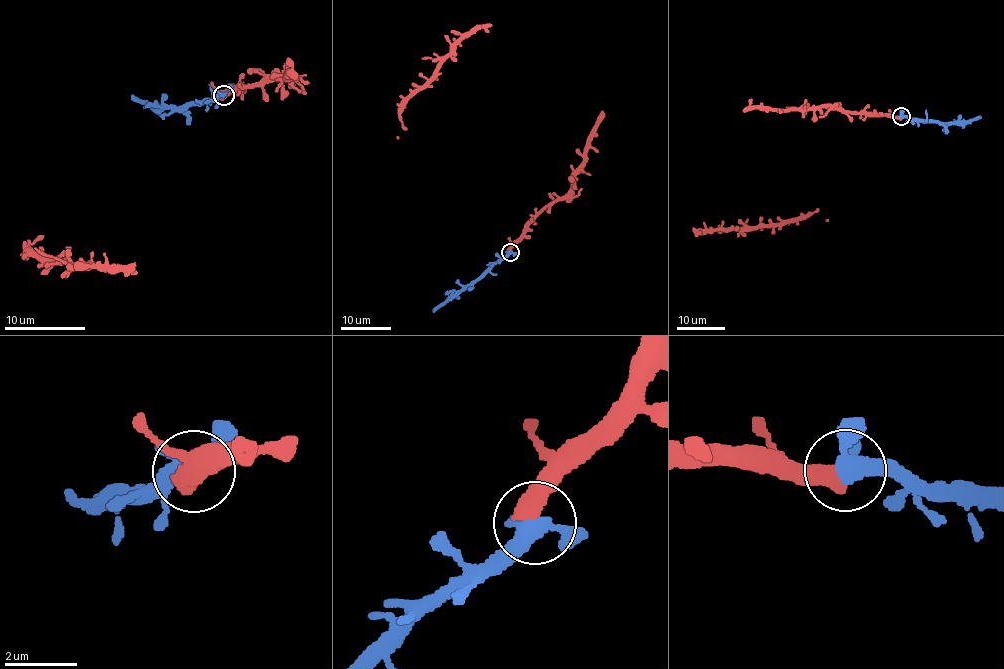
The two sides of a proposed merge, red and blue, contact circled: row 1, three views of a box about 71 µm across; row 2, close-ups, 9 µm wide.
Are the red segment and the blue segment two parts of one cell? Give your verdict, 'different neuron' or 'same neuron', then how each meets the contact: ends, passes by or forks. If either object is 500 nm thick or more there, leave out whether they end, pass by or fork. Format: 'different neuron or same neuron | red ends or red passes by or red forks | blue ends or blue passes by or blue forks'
same neuron

